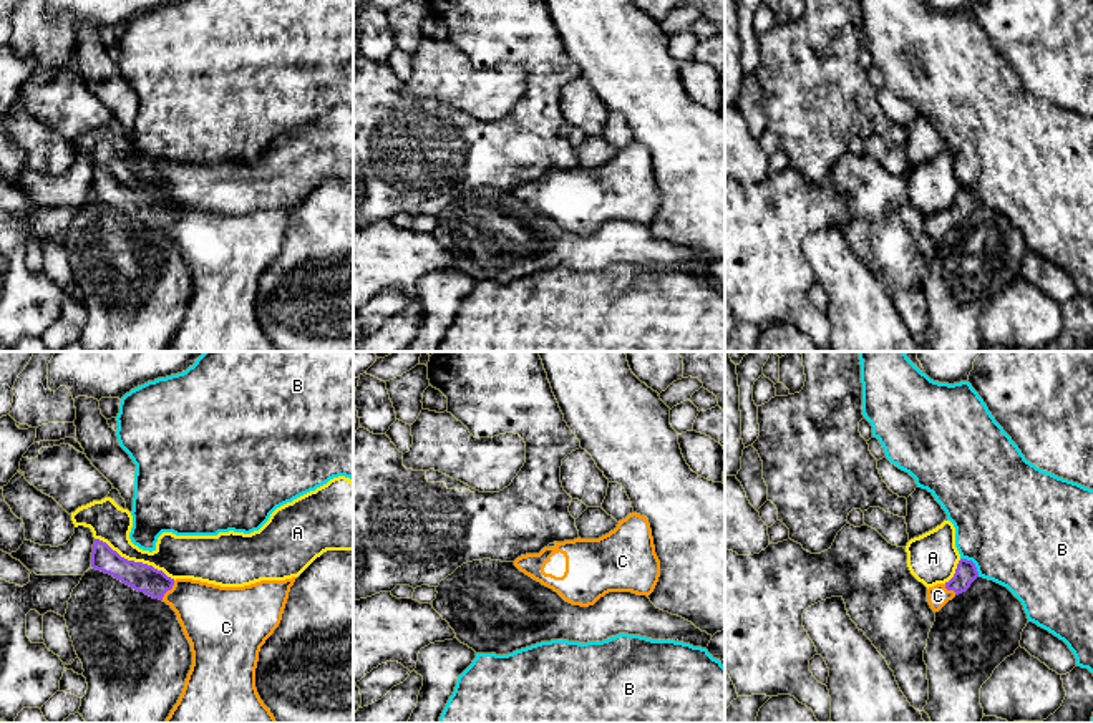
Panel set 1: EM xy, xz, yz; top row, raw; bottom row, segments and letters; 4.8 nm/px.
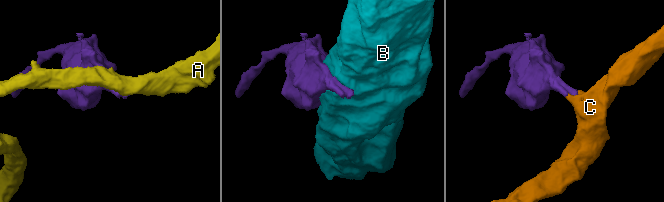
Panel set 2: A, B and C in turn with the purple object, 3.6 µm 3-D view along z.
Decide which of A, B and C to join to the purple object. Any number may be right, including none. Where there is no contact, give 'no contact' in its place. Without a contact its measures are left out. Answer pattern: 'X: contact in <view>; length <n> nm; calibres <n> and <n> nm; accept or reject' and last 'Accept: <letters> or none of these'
A: contact in xy; length 440 nm; calibres 140 and 200 nm; reject
B: contact in yz; length 130 nm; calibres 110 and 500 nm; reject
C: contact in xy; length 120 nm; calibres 140 and 300 nm; accept
Accept: C

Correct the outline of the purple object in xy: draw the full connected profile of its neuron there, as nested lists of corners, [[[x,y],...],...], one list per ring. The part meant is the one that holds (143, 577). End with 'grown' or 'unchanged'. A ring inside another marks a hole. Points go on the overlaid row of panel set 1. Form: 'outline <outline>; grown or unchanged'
outline [[[95,539],[91,567],[166,602],[191,643],[192,665],[166,723],[277,723],[255,688],[260,647],[282,620],[297,577],[221,587],[171,579]]]; grown

